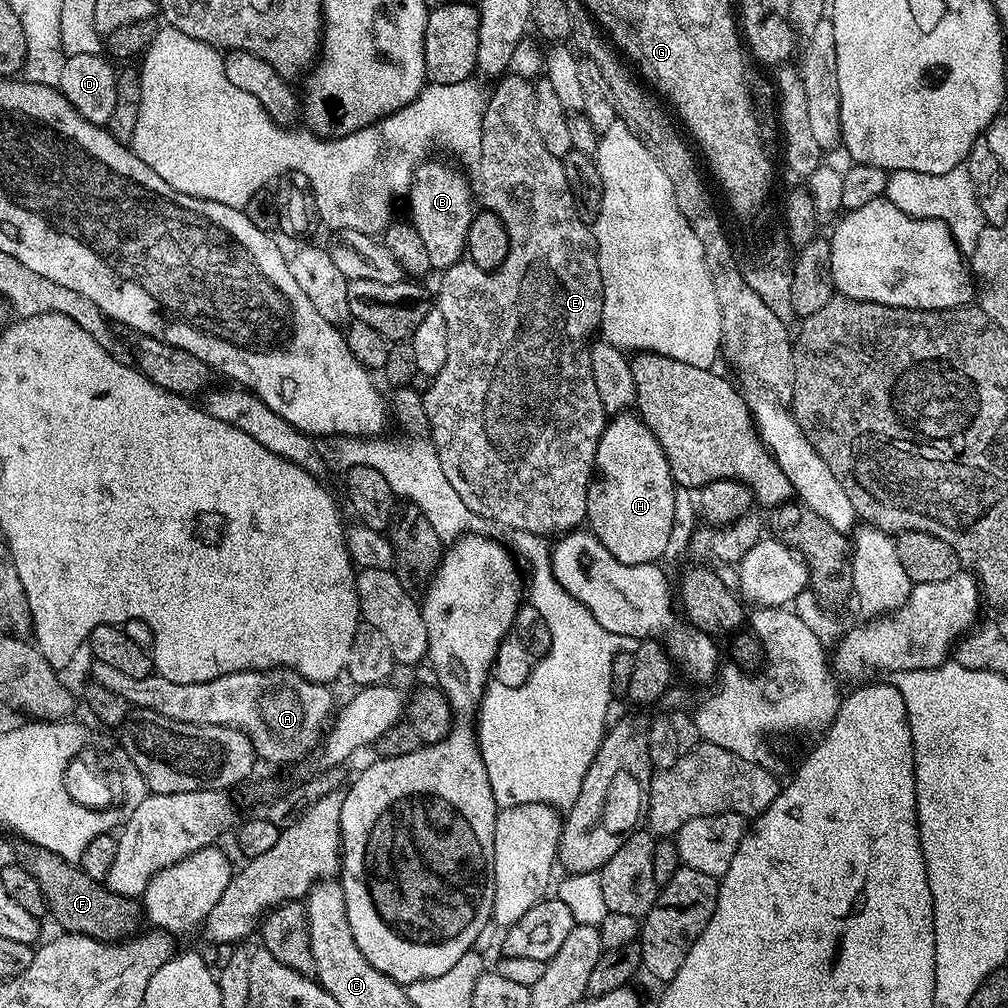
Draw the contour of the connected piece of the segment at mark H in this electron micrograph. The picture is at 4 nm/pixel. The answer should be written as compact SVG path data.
M631 411L613 415L600 435L596 450L596 467L592 481L588 483L587 527L618 558L627 564L655 564L672 540L672 527L676 524L676 492L678 485L672 479L672 471L666 462L658 438L647 428L639 415Z

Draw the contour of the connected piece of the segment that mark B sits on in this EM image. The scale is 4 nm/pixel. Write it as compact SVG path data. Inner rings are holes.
M425 162L416 169L412 187L408 190L406 203L410 222L422 234L426 242L426 254L430 254L433 269L446 269L465 255L466 234L474 215L472 196L468 184L460 172L448 164Z

